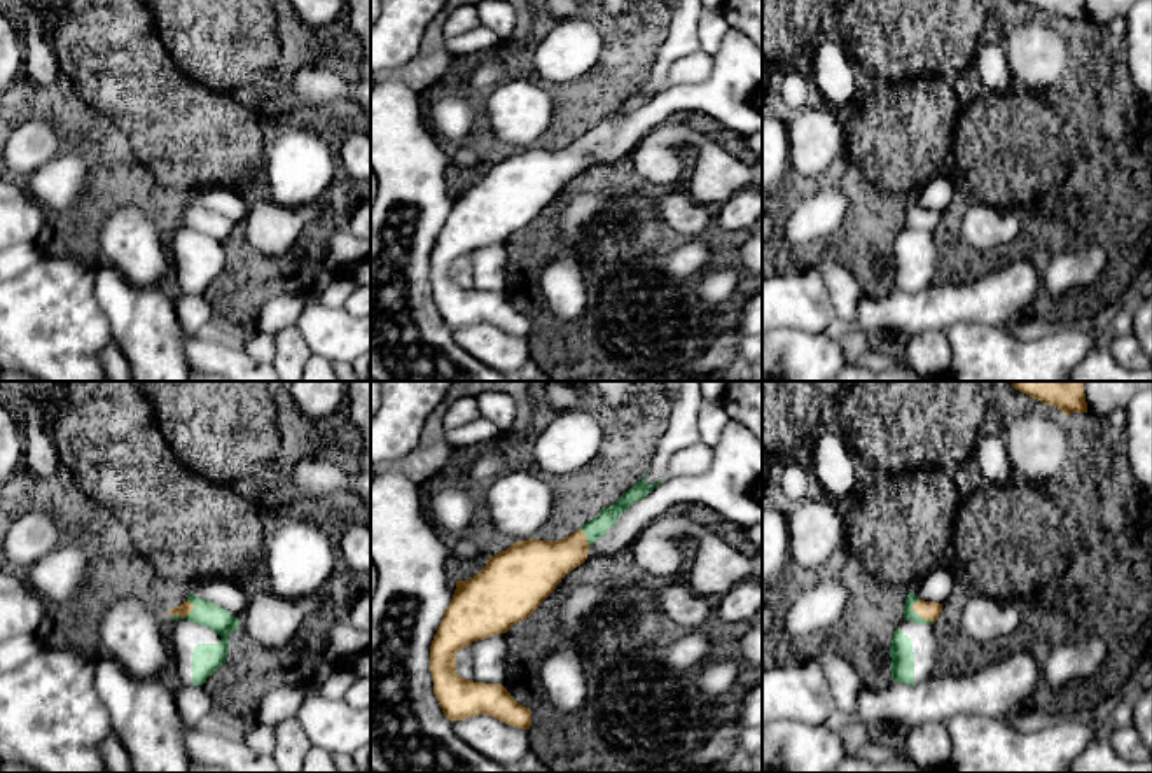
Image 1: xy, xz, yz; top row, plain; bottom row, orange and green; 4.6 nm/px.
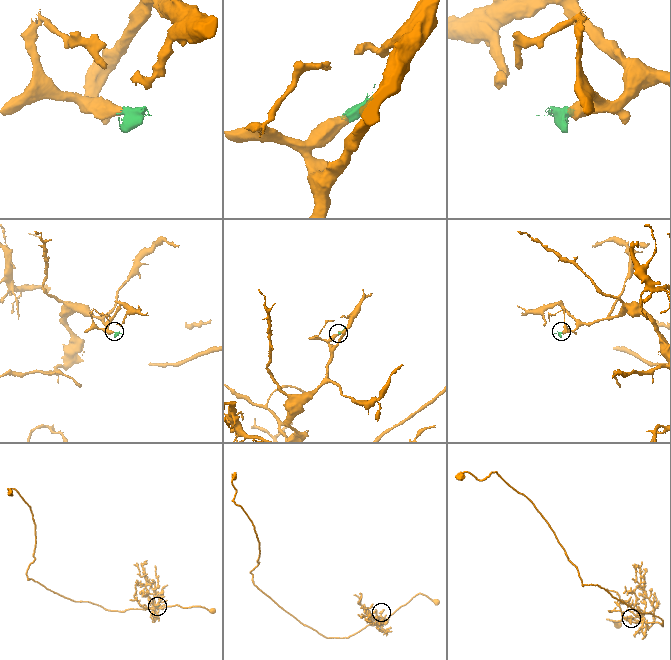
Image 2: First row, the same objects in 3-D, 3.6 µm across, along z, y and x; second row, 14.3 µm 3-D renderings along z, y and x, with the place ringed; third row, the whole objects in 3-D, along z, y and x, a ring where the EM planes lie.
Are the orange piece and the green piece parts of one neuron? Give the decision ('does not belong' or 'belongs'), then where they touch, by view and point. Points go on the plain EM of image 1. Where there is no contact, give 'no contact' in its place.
belongs; meets orange in xy at (184, 224)

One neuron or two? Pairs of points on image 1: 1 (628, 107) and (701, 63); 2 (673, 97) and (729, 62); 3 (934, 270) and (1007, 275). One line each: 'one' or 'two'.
1: two
2: one
3: two

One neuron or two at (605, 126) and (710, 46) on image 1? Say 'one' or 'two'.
two

